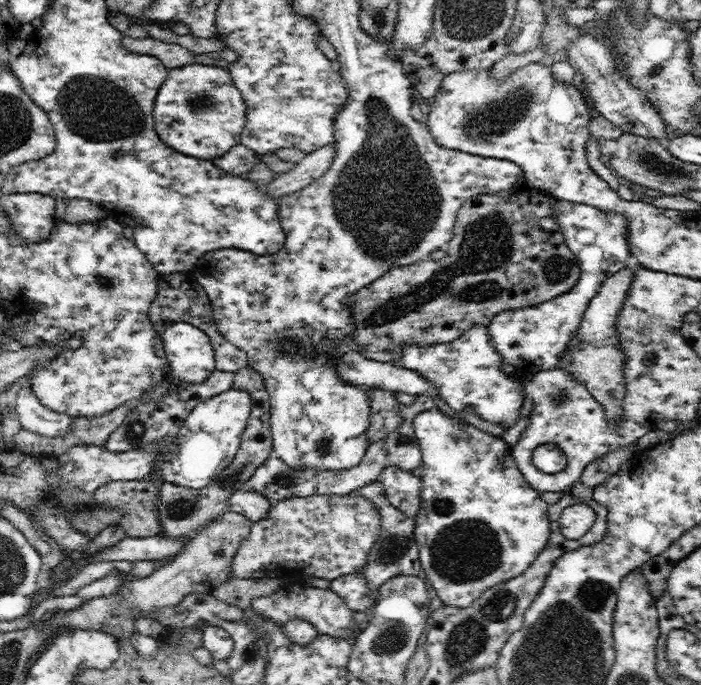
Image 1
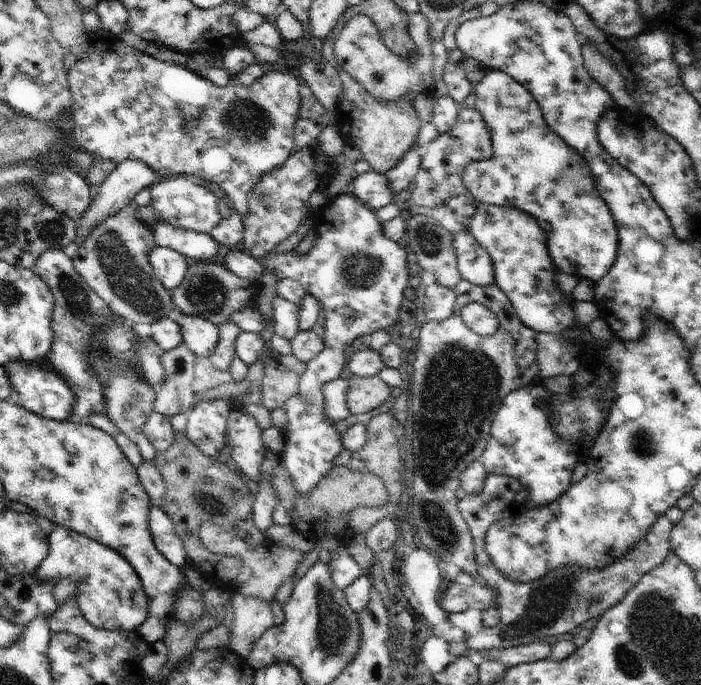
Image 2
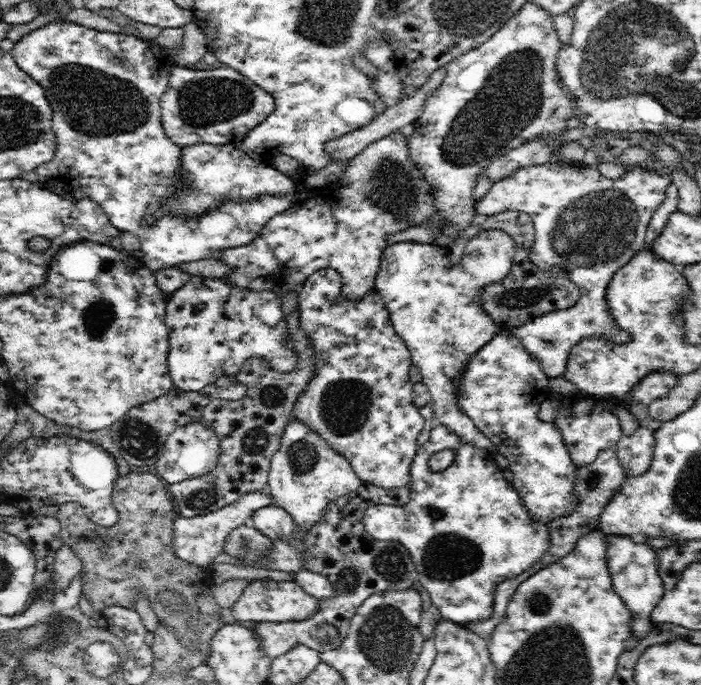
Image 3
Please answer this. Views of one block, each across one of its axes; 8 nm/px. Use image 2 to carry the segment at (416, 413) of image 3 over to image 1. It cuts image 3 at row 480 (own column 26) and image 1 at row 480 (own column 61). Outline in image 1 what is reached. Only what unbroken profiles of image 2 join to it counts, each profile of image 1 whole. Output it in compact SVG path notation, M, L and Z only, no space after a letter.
M396 465L384 468L379 476L386 498L406 516L414 518L421 503L421 477L419 473Z

